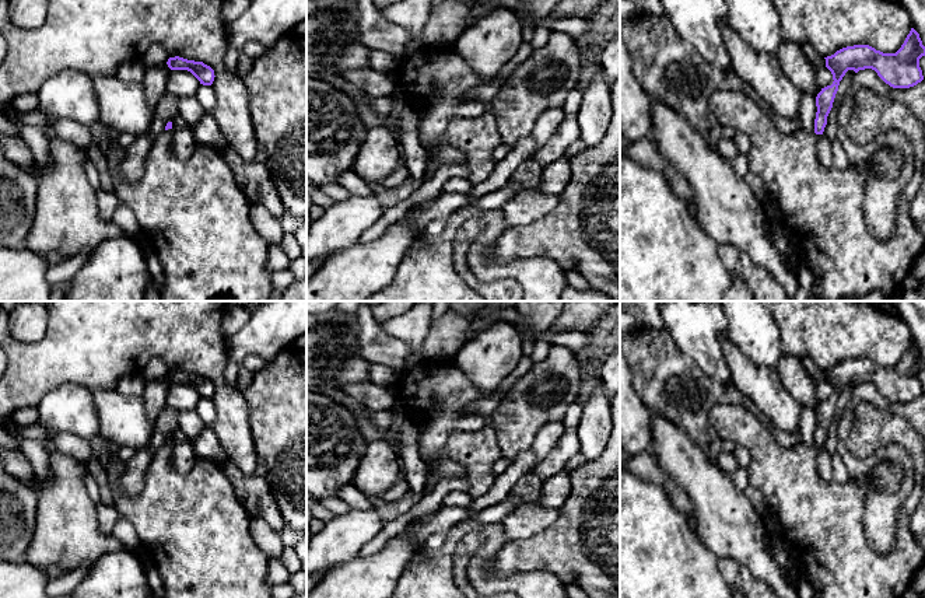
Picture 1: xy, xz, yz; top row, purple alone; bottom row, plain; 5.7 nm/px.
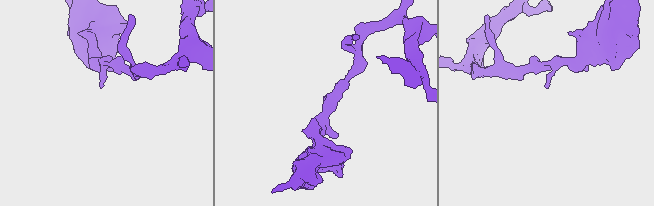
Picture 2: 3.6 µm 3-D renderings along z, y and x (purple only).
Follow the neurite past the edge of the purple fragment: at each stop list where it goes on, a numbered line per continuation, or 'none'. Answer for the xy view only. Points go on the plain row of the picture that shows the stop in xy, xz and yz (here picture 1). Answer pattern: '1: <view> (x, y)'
none

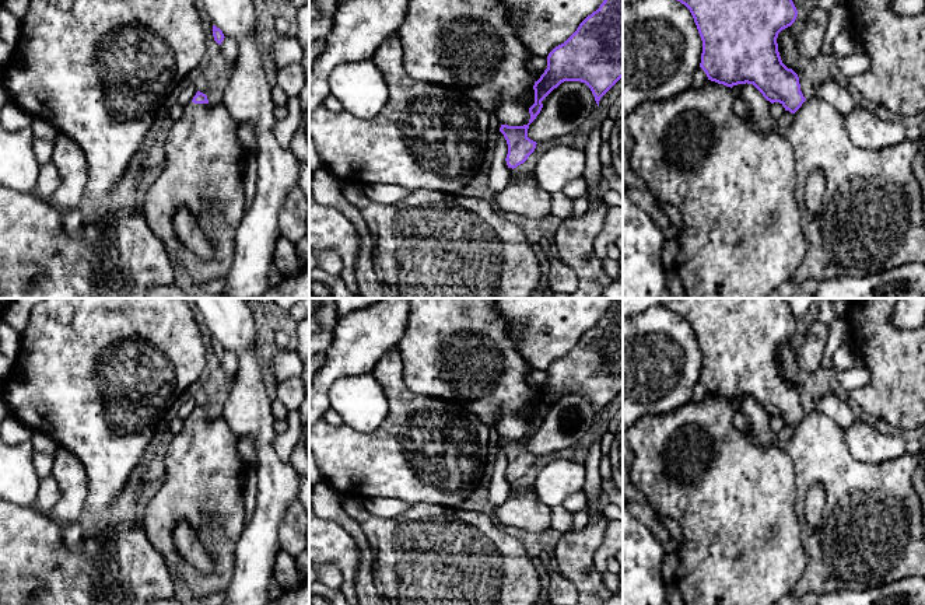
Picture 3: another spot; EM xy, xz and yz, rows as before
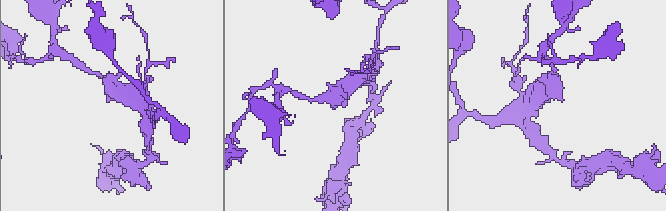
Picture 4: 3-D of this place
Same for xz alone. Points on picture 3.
1: xz (514, 490)

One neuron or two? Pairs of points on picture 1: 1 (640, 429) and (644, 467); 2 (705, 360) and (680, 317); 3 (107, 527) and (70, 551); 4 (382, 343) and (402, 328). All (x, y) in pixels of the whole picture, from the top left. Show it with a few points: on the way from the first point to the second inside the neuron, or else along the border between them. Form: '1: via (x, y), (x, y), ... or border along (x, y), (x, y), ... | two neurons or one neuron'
1: border along (650, 450), (634, 455) | two neurons
2: via (705, 349), (701, 338), (692, 328) | one neuron
3: border along (94, 506), (98, 527), (109, 534) | two neurons
4: border along (378, 322), (406, 345), (405, 367) | two neurons

